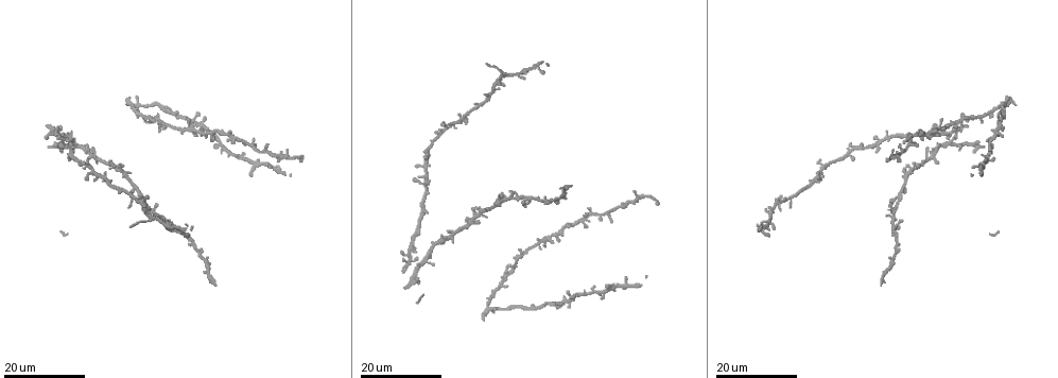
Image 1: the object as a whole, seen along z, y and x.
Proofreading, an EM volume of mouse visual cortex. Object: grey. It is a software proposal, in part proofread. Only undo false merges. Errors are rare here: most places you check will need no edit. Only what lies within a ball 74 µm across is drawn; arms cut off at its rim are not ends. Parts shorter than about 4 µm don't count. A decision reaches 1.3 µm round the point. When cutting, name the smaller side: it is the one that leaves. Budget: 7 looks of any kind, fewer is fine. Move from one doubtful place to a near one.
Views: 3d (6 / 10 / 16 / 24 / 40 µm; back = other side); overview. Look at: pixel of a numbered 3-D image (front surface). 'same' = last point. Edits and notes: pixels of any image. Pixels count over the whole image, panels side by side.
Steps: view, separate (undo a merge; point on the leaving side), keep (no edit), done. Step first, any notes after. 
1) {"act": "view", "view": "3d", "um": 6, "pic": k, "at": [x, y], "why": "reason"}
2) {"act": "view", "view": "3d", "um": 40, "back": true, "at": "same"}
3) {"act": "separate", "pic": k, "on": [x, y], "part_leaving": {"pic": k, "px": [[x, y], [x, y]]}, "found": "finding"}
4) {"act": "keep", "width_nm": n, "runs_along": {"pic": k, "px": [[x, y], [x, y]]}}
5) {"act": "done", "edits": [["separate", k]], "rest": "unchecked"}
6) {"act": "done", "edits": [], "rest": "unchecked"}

{"act": "view", "view": "3d", "um": 16, "pic": 1, "at": [893, 226], "why": "small branch off a trunk"}

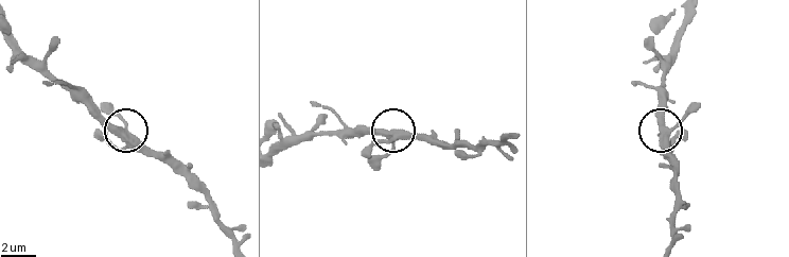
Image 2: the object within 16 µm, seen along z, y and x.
{"act": "view", "view": "3d", "um": 10, "pic": 2, "at": [126, 132]}

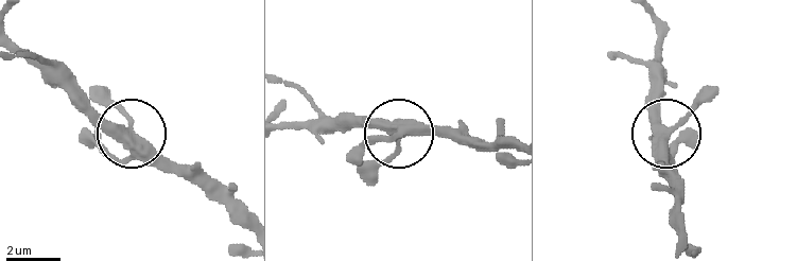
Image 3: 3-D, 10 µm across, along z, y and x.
{"act": "keep", "arms": 4, "runs_along": {"pic": 3, "px": [[19, 45], [126, 132], [122, 116], [97, 90]]}, "found": "all the same neuron"}

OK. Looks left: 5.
{"act": "view", "view": "3d", "um": 24, "pic": 1, "at": [138, 114]}

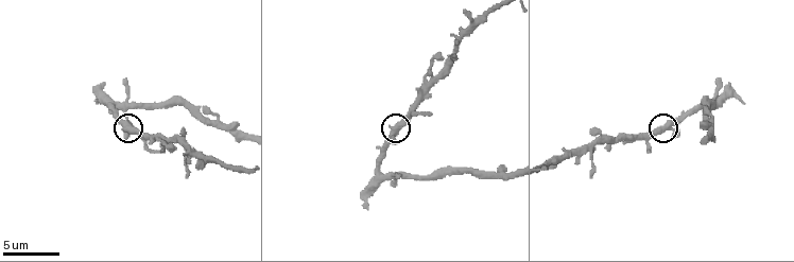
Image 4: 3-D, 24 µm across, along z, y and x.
{"act": "view", "view": "3d", "um": 6, "pic": 4, "at": [393, 128]}

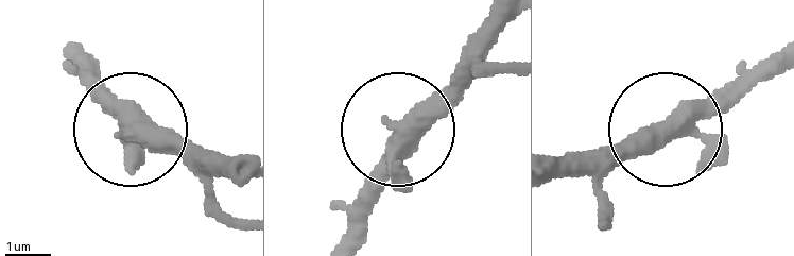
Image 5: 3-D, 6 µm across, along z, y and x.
{"act": "keep", "width_nm": 320, "runs_along": {"pic": 5, "px": [[121, 134], [152, 126], [217, 149]]}, "found": "all the same neuron"}

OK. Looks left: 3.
{"act": "view", "view": "3d", "um": 10, "pic": 4, "at": [469, 20]}

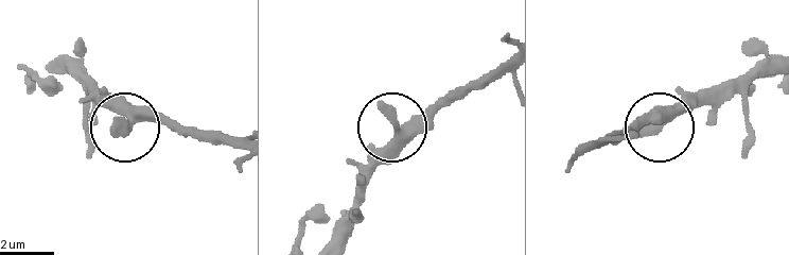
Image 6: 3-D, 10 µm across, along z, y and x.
{"act": "keep", "side_arm_um": 44, "runs_along": {"pic": 6, "px": [[50, 64], [64, 64], [128, 123], [167, 118], [192, 125]]}, "found": "continuous, no second neuron"}

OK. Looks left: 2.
{"act": "view", "view": "3d", "um": 24, "pic": 1, "at": [509, 75], "why": "thin arm on a thick one"}

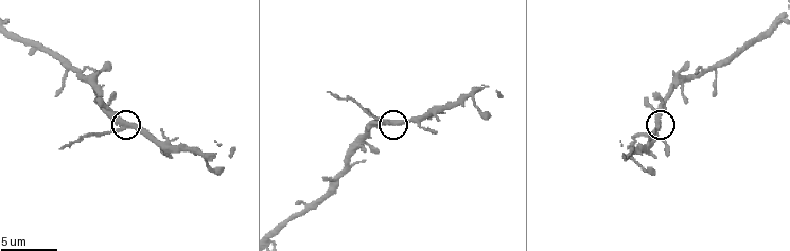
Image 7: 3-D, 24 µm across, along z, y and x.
{"act": "view", "view": "3d", "um": 6, "pic": 7, "at": [122, 130]}

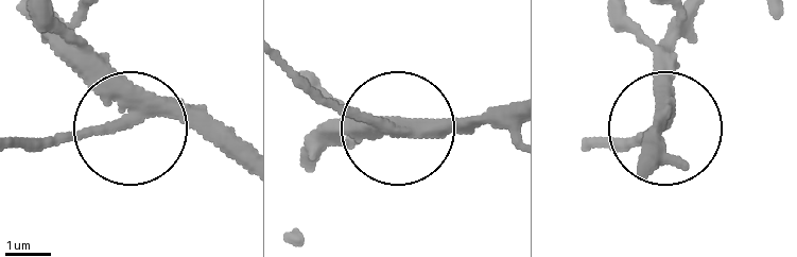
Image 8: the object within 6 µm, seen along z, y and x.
{"act": "separate", "pic": 8, "on": [85, 127], "arms": 3, "part_leaving": {"pic": 8, "px": [[152, 102], [65, 136], [19, 136]]}, "found": "a second neuron is stuck on"}

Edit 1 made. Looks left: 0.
{"act": "done", "edits": [["separate", 8]], "rest": "unchecked"}

